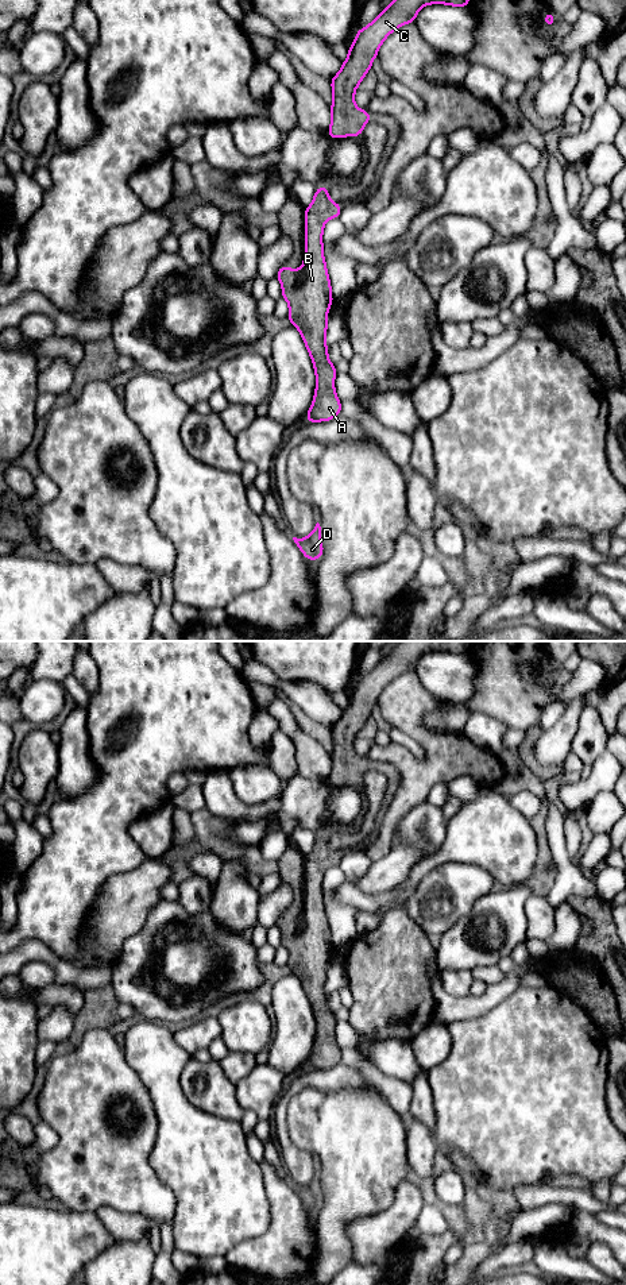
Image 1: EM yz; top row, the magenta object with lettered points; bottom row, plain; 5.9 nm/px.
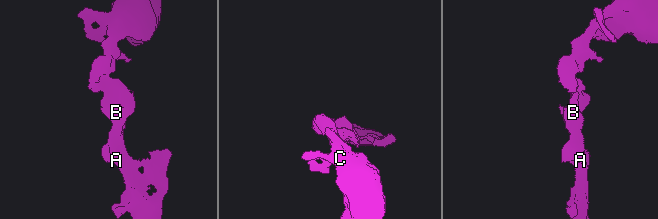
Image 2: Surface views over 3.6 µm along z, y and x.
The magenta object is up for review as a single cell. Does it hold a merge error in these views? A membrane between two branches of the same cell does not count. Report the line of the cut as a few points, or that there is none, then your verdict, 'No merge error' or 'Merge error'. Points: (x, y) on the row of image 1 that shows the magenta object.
No split. No merge error

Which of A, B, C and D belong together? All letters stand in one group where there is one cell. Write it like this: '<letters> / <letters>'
A B C D

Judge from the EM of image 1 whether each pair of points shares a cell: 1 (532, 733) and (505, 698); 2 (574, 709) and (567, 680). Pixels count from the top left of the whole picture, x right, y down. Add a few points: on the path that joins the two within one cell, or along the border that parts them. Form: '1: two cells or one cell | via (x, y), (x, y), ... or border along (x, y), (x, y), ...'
1: two cells | border along (537, 724), (526, 730)
2: two cells | border along (584, 693), (568, 701)

